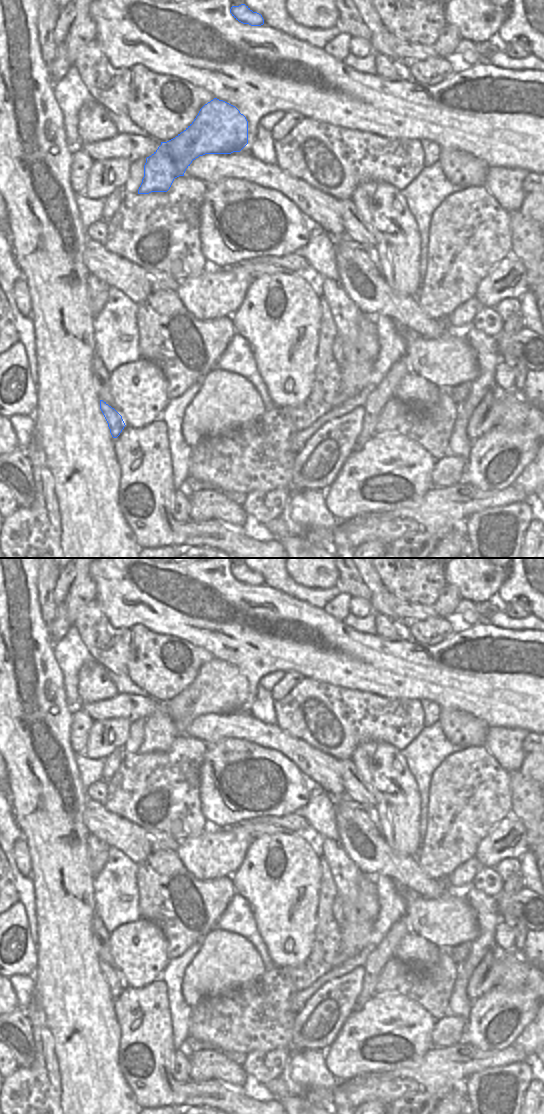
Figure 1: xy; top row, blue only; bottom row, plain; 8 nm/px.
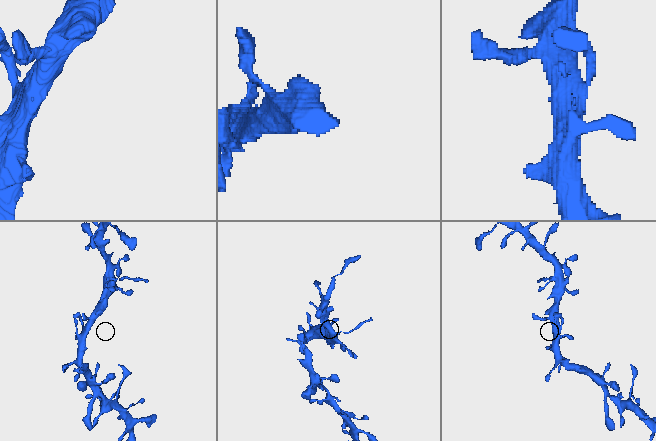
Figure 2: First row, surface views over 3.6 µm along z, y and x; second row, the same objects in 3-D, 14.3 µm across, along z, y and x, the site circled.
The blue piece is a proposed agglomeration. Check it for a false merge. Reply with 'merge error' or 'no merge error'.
no merge error

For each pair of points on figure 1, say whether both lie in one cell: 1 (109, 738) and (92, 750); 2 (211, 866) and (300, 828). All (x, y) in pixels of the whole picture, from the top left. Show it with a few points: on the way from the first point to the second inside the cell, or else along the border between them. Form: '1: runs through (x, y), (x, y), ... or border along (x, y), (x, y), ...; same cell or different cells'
1: runs through (105, 742), (96, 747); same cell
2: runs through (231, 843), (251, 822), (261, 820), (277, 821); same cell

